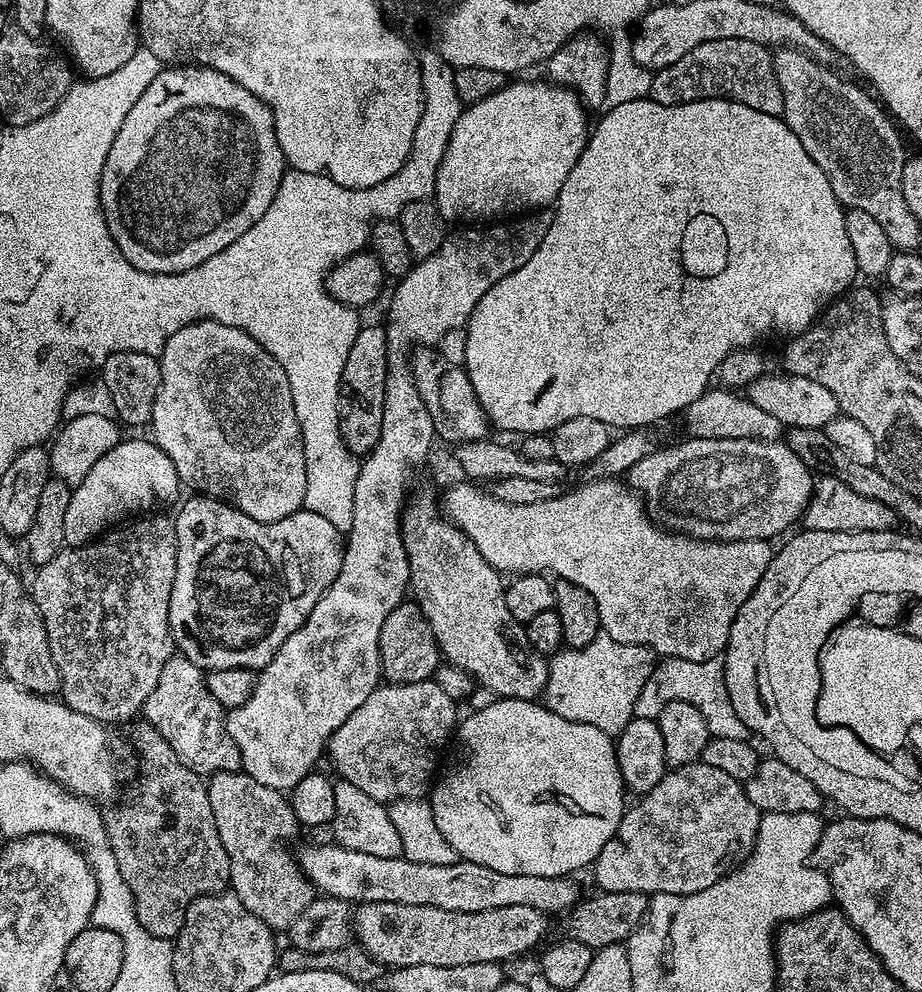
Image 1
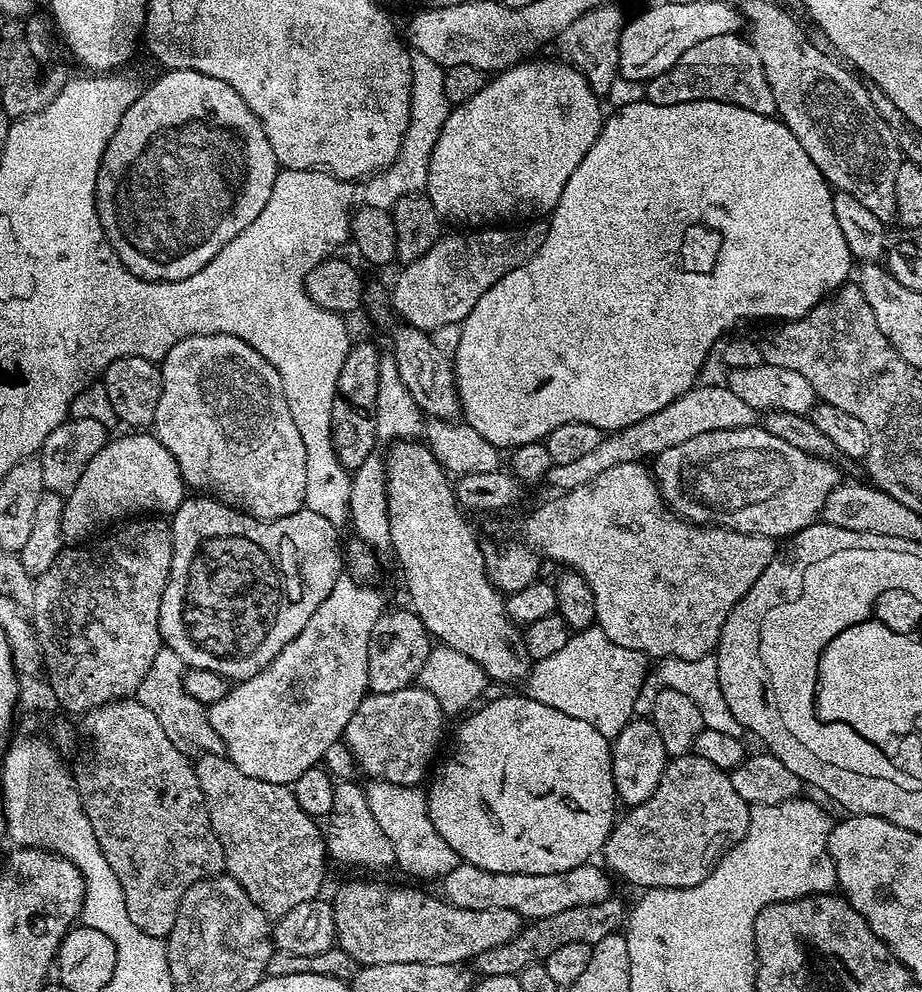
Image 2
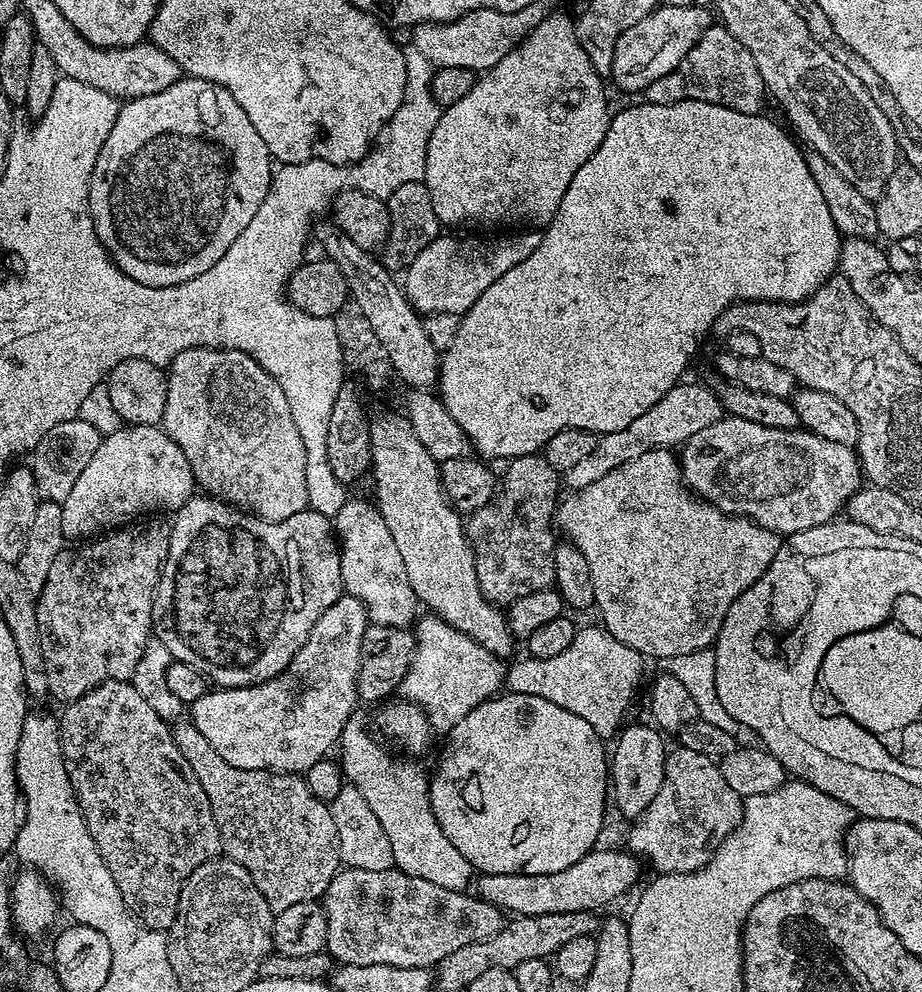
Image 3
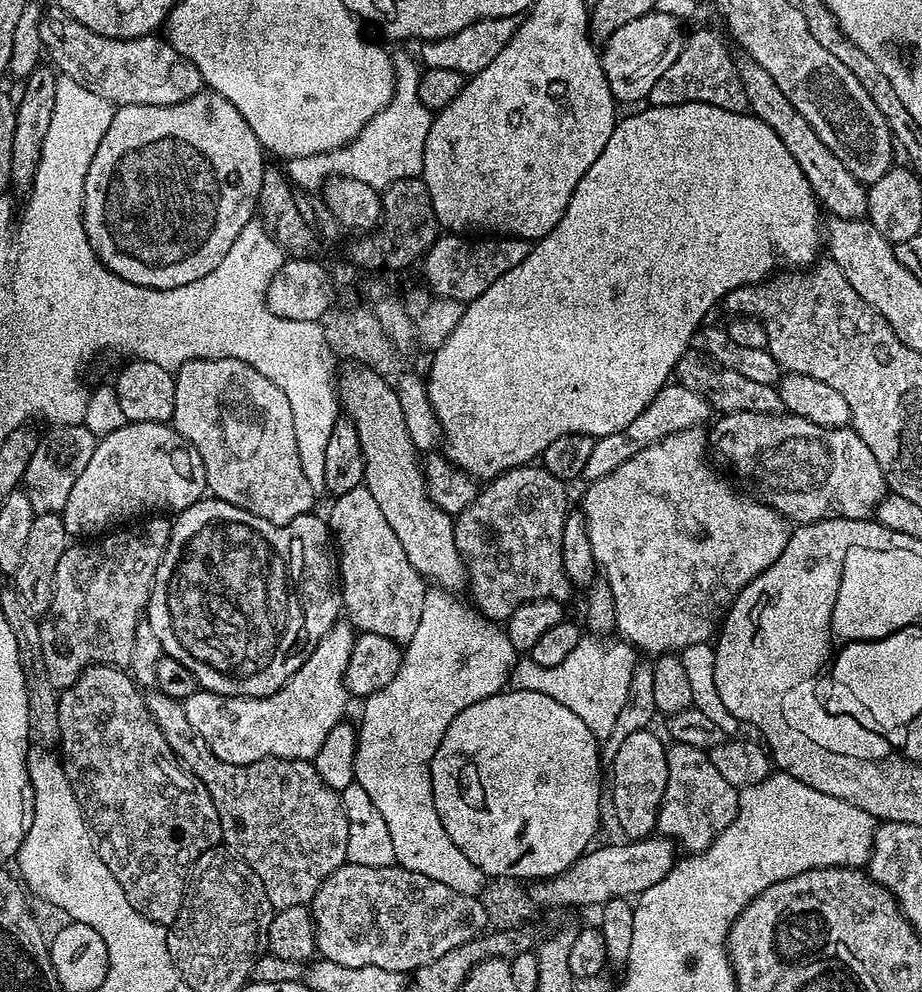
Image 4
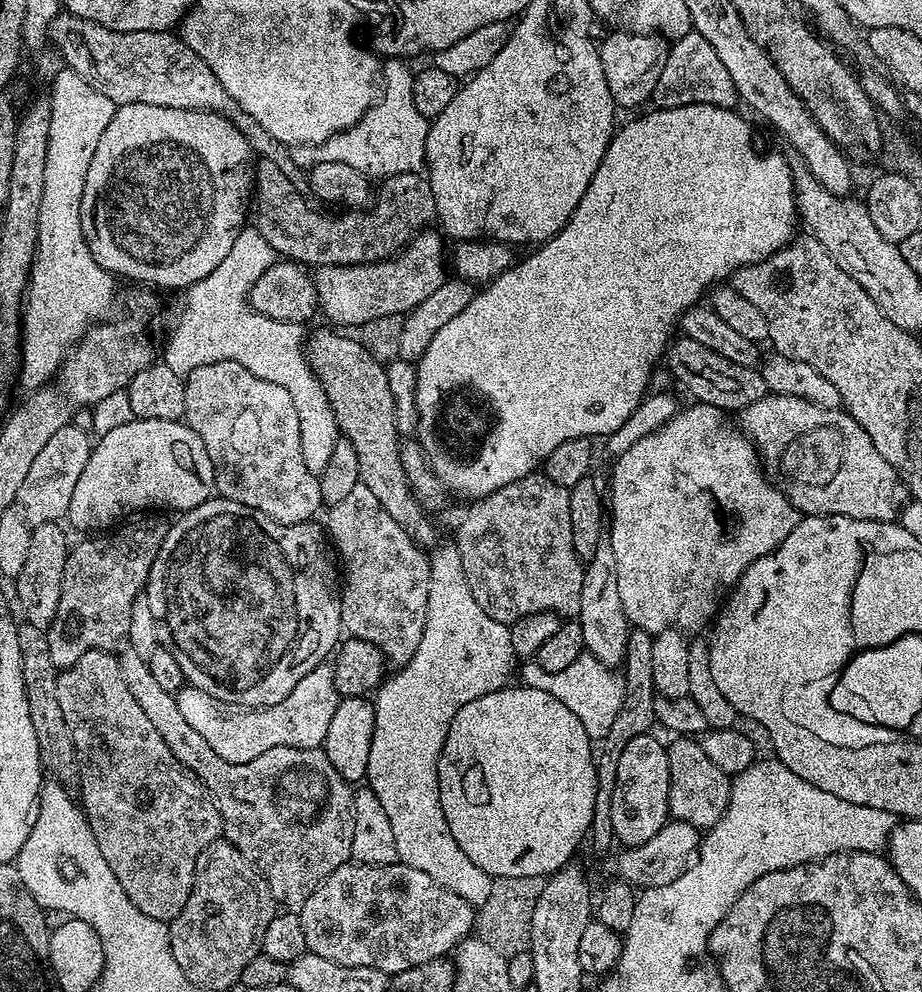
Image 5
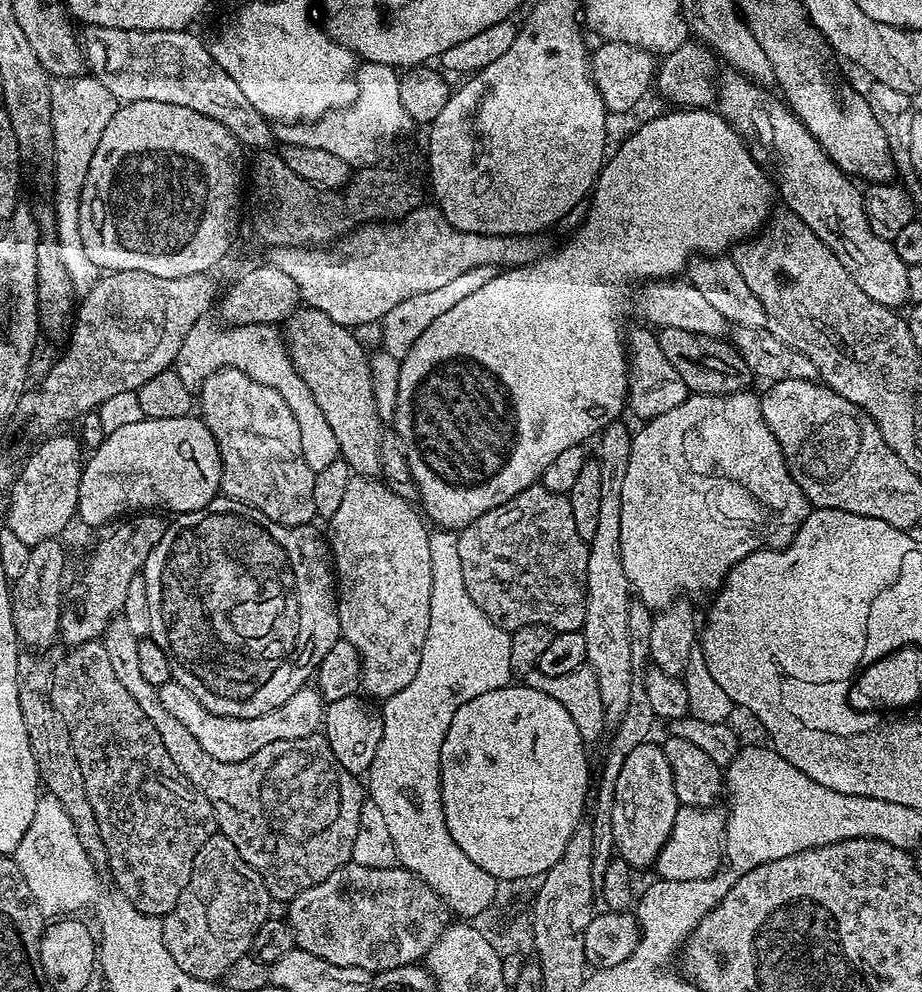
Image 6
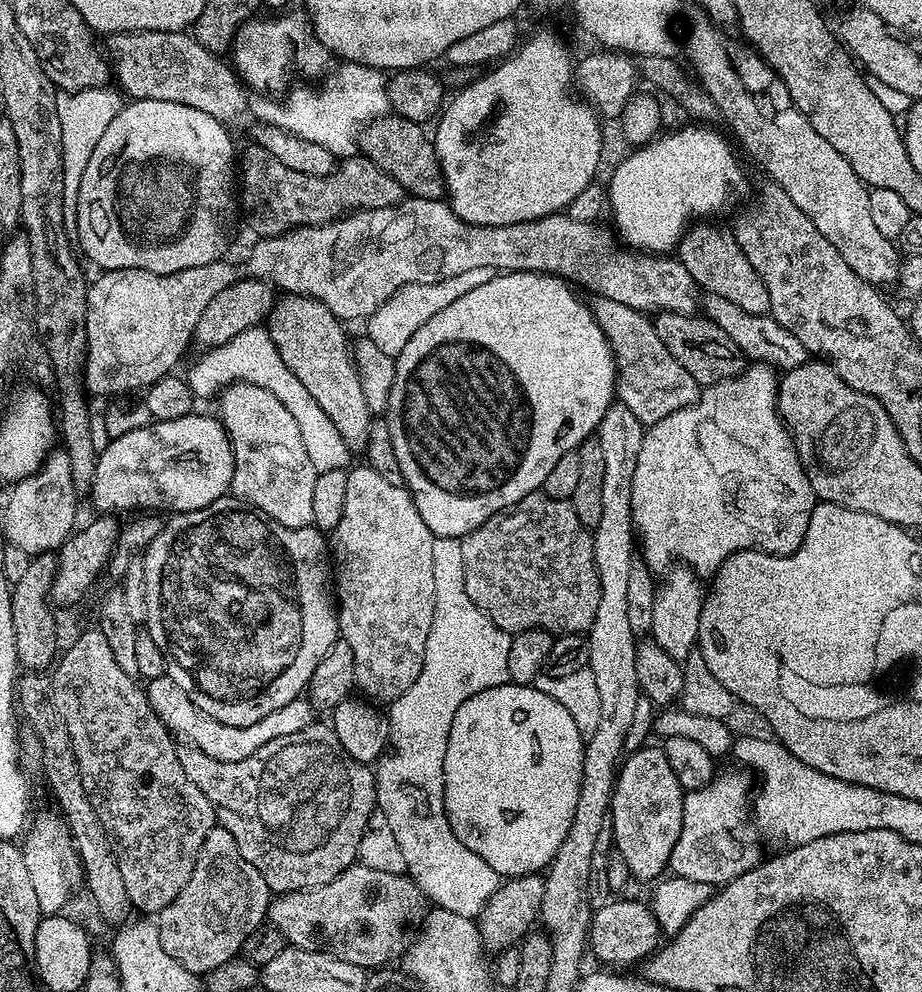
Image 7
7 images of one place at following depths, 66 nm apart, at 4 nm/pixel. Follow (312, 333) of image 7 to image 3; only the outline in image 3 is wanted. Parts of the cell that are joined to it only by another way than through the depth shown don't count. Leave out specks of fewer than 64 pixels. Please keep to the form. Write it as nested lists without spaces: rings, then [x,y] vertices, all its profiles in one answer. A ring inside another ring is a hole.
[[[384,412],[381,416],[373,415],[370,420],[370,450],[372,451],[372,466],[370,481],[376,487],[374,505],[382,514],[386,527],[394,543],[398,545],[398,554],[402,554],[402,562],[406,565],[406,578],[410,578],[410,586],[414,590],[417,601],[428,607],[433,616],[440,617],[443,623],[464,636],[474,638],[495,656],[508,658],[514,645],[512,631],[508,628],[505,613],[495,604],[491,604],[479,589],[478,575],[475,569],[475,556],[471,544],[467,540],[465,521],[461,513],[448,500],[440,479],[440,464],[422,446],[418,434],[414,434],[412,424],[407,415],[398,416],[394,412]]]

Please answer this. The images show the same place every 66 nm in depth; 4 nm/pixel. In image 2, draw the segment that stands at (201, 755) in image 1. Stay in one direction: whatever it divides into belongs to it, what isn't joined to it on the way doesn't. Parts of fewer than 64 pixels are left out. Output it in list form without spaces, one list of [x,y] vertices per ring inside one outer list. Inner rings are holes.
[[[167,646],[160,647],[158,654],[154,654],[154,662],[150,662],[150,670],[146,670],[146,678],[142,678],[140,689],[136,692],[135,699],[140,700],[142,706],[146,706],[146,710],[150,710],[150,714],[154,714],[154,718],[158,718],[158,723],[162,725],[162,730],[166,730],[166,734],[170,734],[170,738],[176,744],[188,750],[197,748],[195,751],[200,754],[206,752],[223,753],[224,744],[218,738],[216,731],[210,726],[207,707],[198,703],[194,698],[190,698],[190,694],[186,694],[184,689],[185,671],[184,660],[178,658],[178,654],[174,654],[174,650],[170,650]]]

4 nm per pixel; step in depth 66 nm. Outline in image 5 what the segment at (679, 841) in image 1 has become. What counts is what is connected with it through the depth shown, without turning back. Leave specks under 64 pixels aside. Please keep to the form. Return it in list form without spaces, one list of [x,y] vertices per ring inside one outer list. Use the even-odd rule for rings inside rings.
[[[676,738],[673,744],[667,745],[668,761],[670,762],[670,798],[668,799],[668,811],[672,820],[681,820],[698,830],[712,828],[722,818],[726,806],[730,802],[730,790],[732,781],[725,772],[714,762],[710,762],[706,750],[702,750],[699,739],[696,738]]]

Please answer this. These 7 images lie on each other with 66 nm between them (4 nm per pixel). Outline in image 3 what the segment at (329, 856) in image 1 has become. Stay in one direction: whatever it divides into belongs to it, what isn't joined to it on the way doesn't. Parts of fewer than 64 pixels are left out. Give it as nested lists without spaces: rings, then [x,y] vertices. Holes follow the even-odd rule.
[[[600,846],[578,858],[574,866],[558,870],[558,874],[477,875],[474,892],[481,900],[509,913],[512,911],[516,916],[596,912],[603,904],[612,904],[619,896],[626,895],[636,883],[639,885],[640,868],[642,869],[641,861],[631,852],[615,852],[612,848]]]

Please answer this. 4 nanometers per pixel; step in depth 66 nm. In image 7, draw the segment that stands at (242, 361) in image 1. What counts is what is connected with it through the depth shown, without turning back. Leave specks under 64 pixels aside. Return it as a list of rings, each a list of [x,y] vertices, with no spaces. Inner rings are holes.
[[[229,384],[223,389],[223,396],[218,416],[228,432],[228,441],[232,444],[234,454],[231,495],[282,526],[309,527],[314,518],[314,482],[318,473],[314,462],[310,462],[310,454],[306,454],[306,446],[302,446],[302,434],[298,430],[298,422],[294,422],[294,414],[290,414],[290,410],[286,410],[286,406],[282,406],[282,402],[278,402],[270,390],[262,390],[262,386]]]

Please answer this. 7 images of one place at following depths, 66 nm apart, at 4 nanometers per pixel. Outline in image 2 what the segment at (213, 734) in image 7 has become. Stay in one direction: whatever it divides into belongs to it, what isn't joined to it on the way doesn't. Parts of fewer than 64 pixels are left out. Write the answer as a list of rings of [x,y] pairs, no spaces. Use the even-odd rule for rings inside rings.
[[[348,574],[341,575],[340,580],[334,582],[334,590],[330,590],[330,594],[326,594],[326,602],[322,602],[322,606],[318,606],[318,610],[314,610],[310,622],[306,622],[306,626],[302,626],[302,634],[298,634],[298,638],[291,640],[261,672],[254,674],[248,680],[233,683],[226,698],[218,698],[218,702],[207,705],[210,726],[224,744],[224,752],[228,759],[234,766],[238,766],[238,770],[242,770],[242,774],[250,774],[250,778],[262,778],[262,782],[292,786],[298,778],[301,778],[302,774],[317,767],[323,761],[326,750],[330,750],[330,746],[334,746],[343,737],[350,718],[354,718],[358,706],[363,702],[364,697],[369,695],[368,643],[370,642],[370,630],[374,630],[374,622],[378,622],[386,605],[384,605],[384,596],[378,589],[367,588],[366,585],[360,583],[364,582]]]

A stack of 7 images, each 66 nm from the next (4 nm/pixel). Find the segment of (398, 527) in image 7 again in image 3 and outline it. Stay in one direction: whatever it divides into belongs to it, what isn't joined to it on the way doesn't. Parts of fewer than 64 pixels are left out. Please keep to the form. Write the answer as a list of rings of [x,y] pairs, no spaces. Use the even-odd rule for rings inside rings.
[[[356,498],[347,500],[342,506],[342,510],[338,510],[338,514],[334,517],[334,531],[340,545],[344,592],[358,598],[358,602],[364,604],[364,611],[367,612],[371,623],[394,626],[395,628],[408,628],[417,619],[418,601],[410,586],[410,578],[406,578],[406,565],[402,562],[402,554],[398,554],[398,545],[394,543],[390,529],[386,527],[386,522],[373,501],[371,499],[356,500]]]

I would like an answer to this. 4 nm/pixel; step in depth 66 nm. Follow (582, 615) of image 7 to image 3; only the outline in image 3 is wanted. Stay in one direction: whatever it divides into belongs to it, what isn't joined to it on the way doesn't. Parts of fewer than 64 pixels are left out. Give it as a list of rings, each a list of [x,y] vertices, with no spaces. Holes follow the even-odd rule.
[[[542,454],[535,456],[517,456],[511,461],[508,473],[498,484],[498,502],[491,502],[482,506],[481,509],[471,512],[465,521],[465,532],[467,540],[471,544],[472,553],[475,556],[475,569],[478,575],[479,589],[491,604],[499,608],[506,608],[506,619],[508,628],[512,631],[517,641],[527,641],[534,630],[541,628],[546,622],[565,615],[566,605],[560,593],[555,590],[540,592],[547,587],[550,588],[556,579],[554,574],[554,550],[558,538],[554,529],[555,515],[558,507],[558,497],[562,492],[562,480],[546,462]]]

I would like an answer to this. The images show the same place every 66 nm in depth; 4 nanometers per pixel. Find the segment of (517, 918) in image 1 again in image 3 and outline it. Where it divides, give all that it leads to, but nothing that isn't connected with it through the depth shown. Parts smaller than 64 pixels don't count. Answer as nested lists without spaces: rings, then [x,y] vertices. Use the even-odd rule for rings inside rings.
[[[397,867],[390,870],[358,870],[357,868],[344,868],[337,872],[336,877],[330,882],[330,886],[324,892],[322,897],[324,905],[324,913],[326,914],[326,938],[328,943],[326,951],[333,961],[339,962],[341,965],[353,964],[354,966],[406,966],[407,968],[427,968],[440,964],[450,954],[454,954],[454,950],[458,950],[461,946],[470,946],[470,942],[475,940],[485,940],[494,934],[498,934],[500,928],[505,927],[506,916],[499,908],[495,908],[490,902],[481,900],[475,894],[469,894],[467,891],[451,892],[450,890],[442,890],[442,886],[434,886],[434,882],[426,882],[426,878],[414,878],[410,874],[400,871]]]

